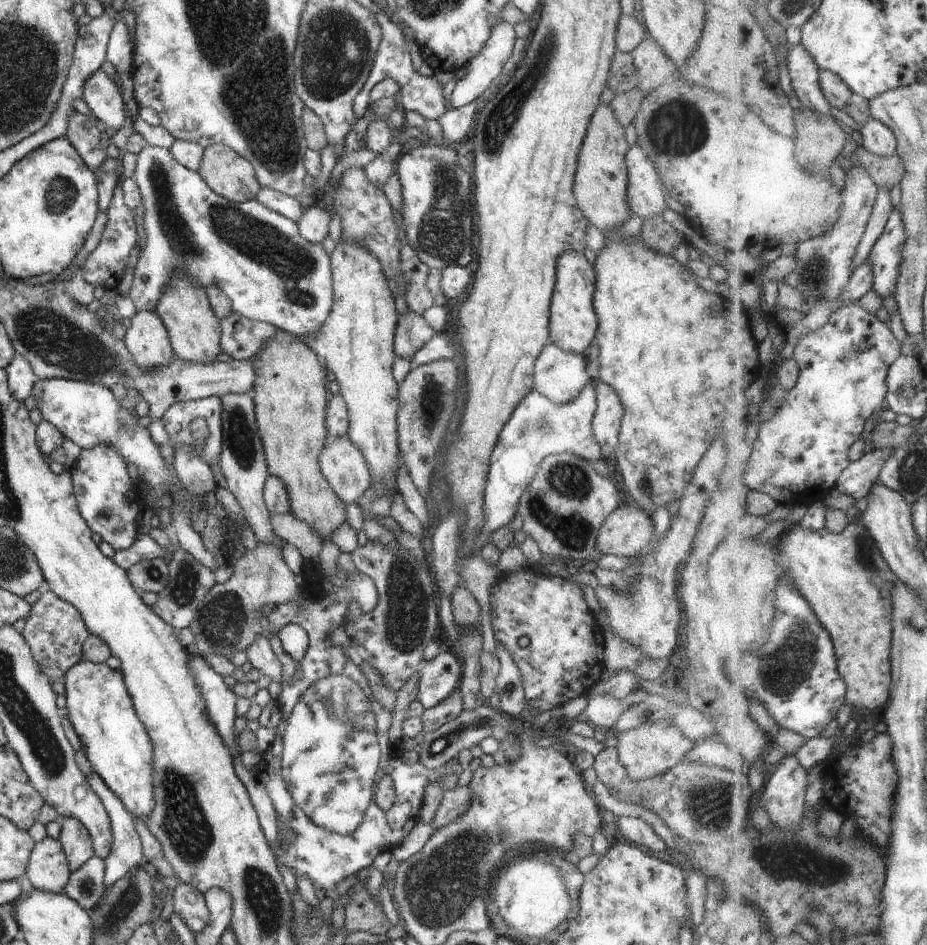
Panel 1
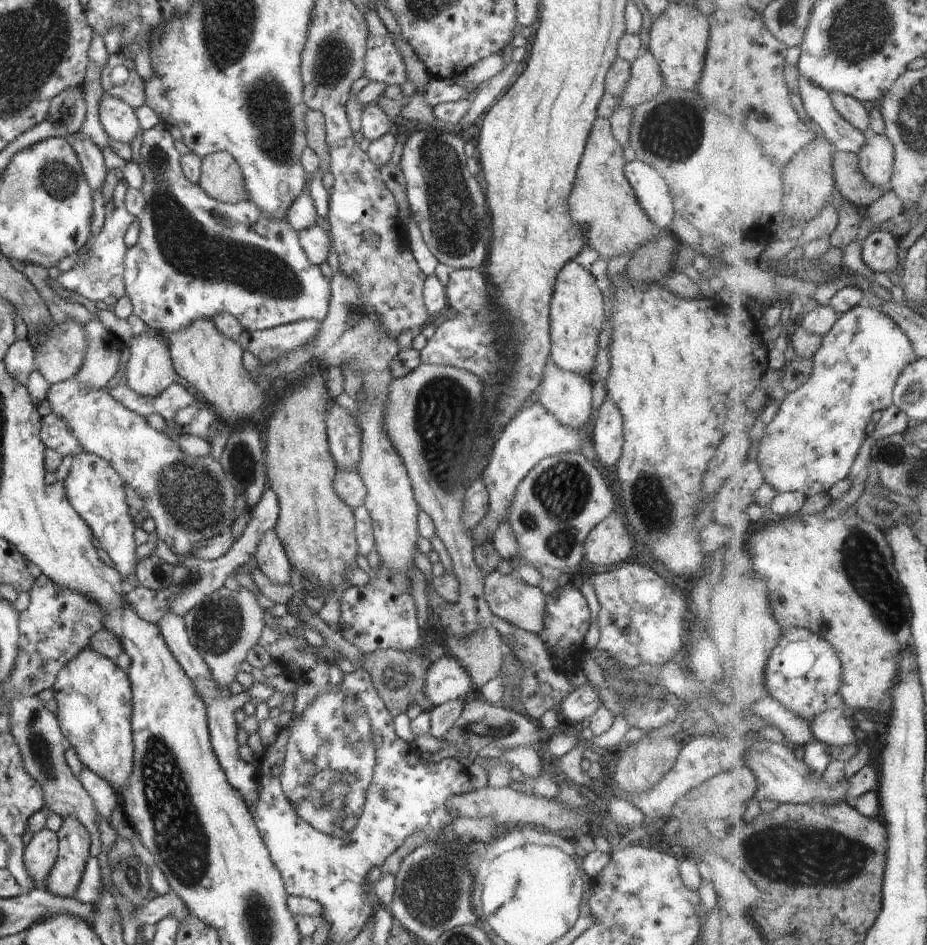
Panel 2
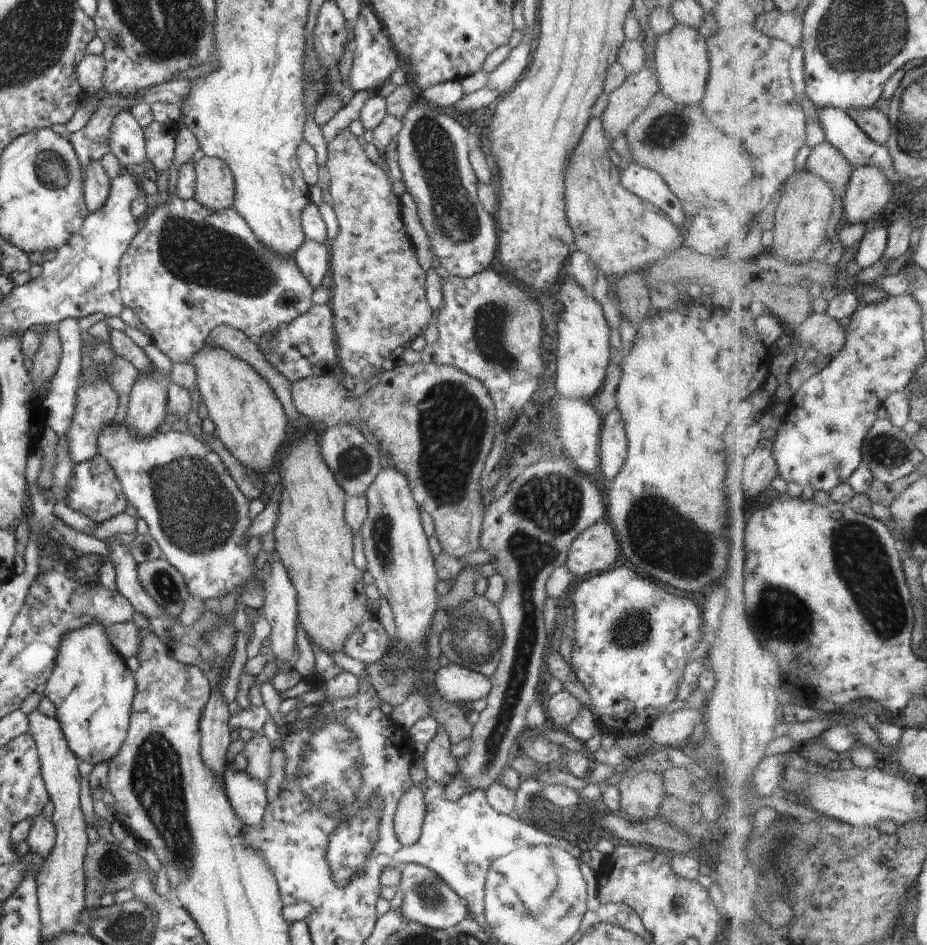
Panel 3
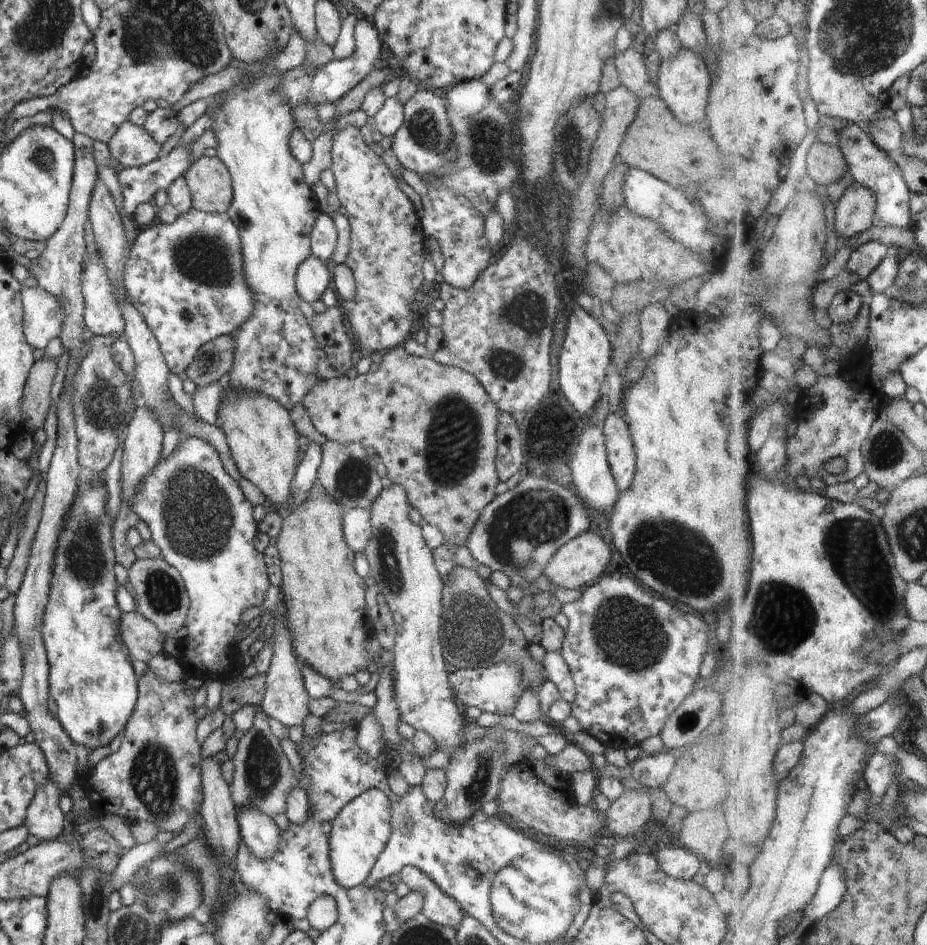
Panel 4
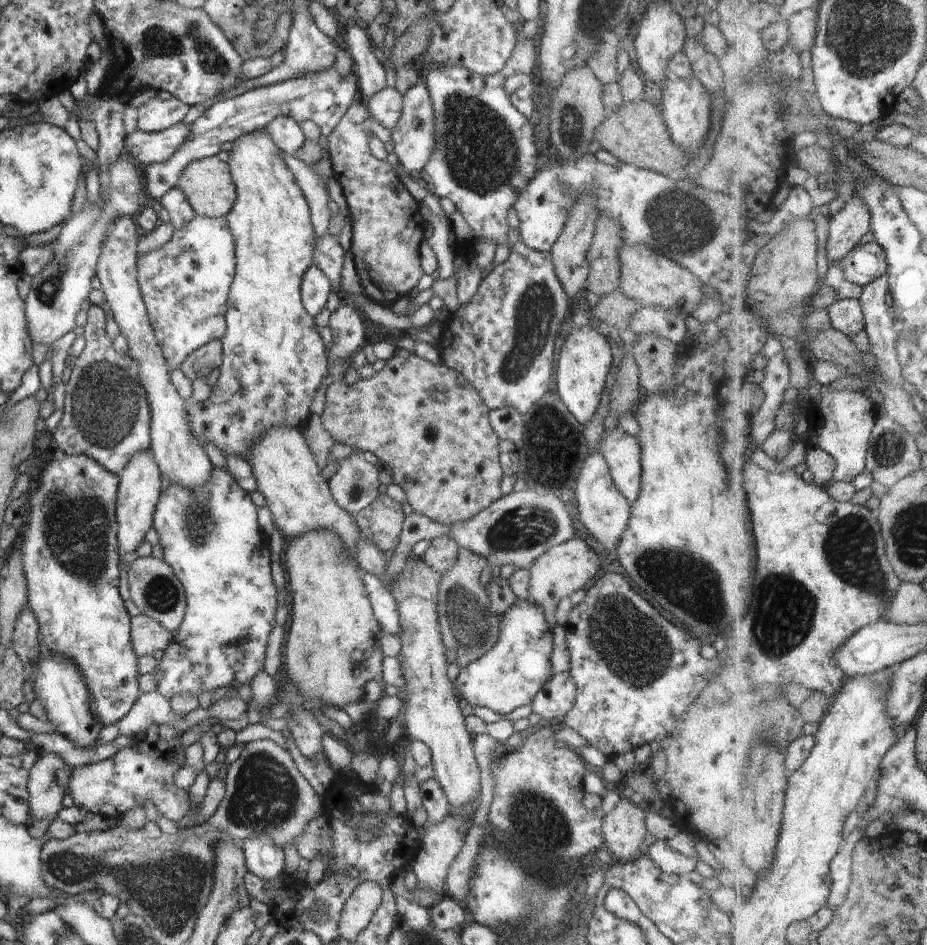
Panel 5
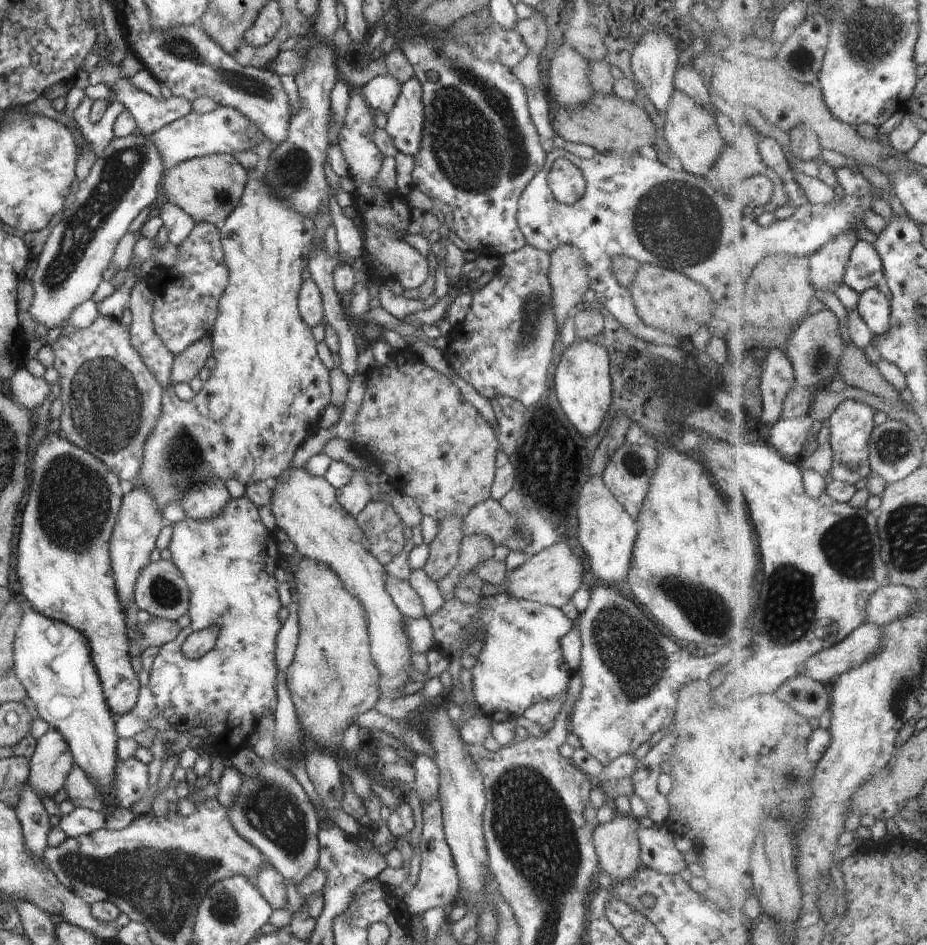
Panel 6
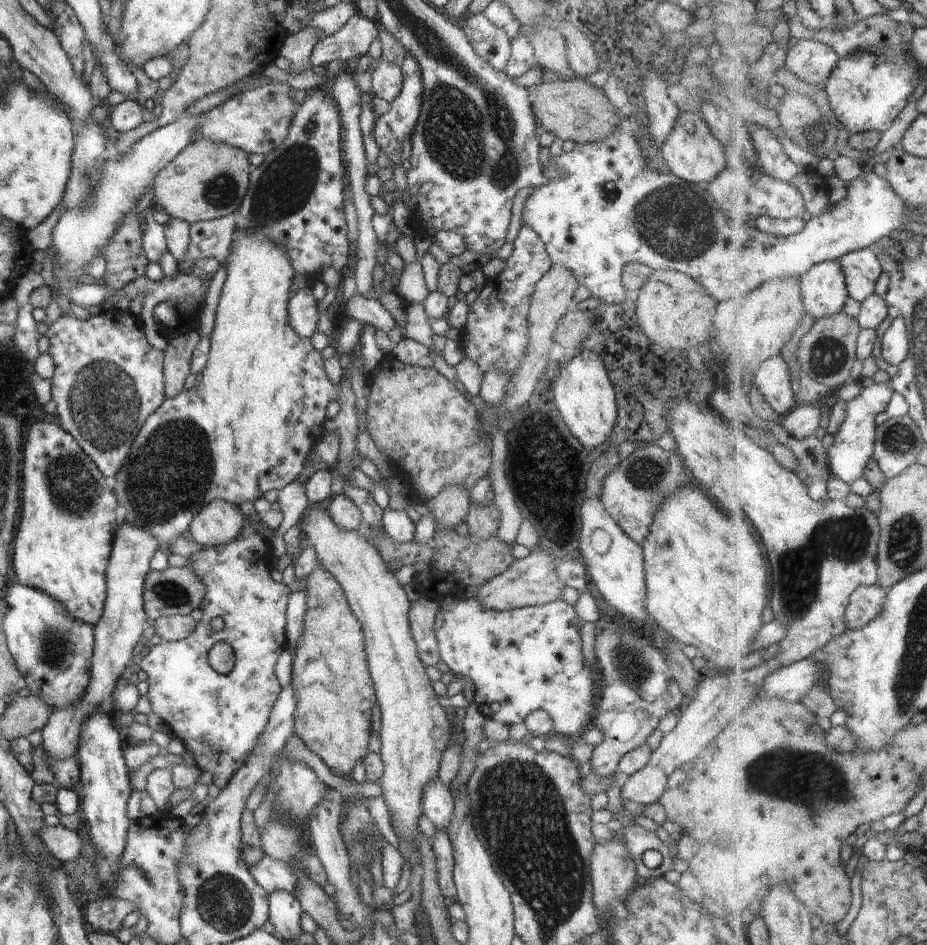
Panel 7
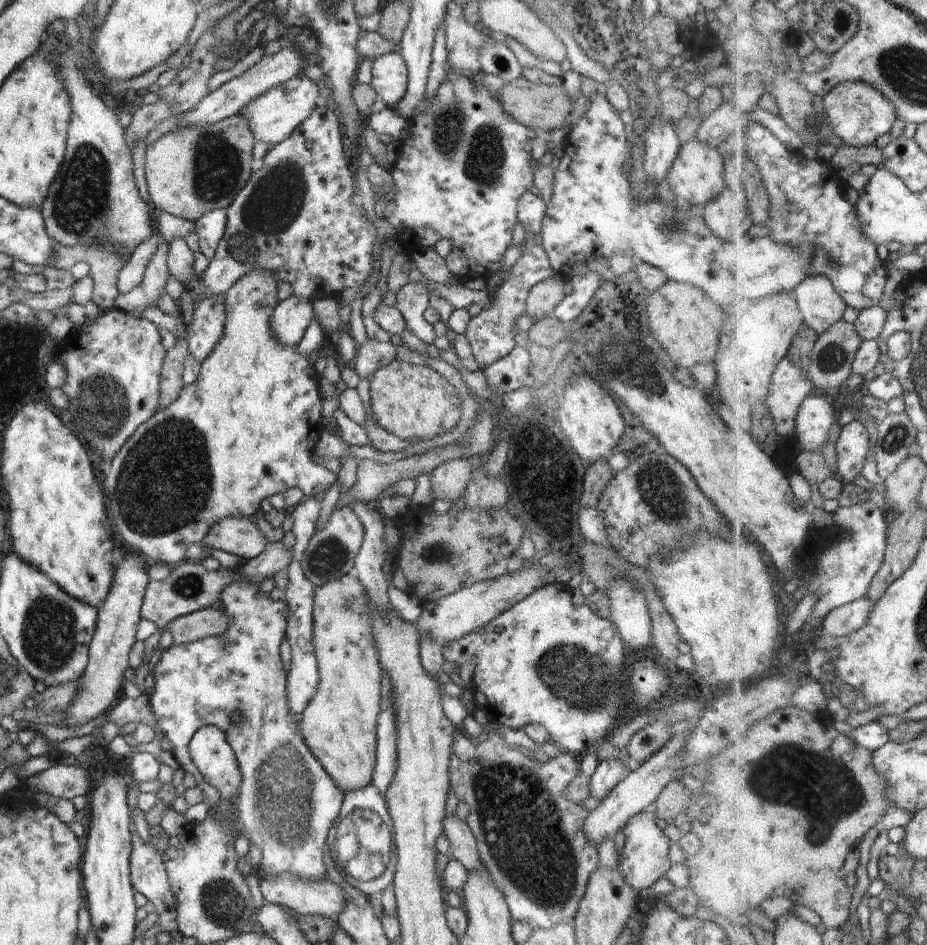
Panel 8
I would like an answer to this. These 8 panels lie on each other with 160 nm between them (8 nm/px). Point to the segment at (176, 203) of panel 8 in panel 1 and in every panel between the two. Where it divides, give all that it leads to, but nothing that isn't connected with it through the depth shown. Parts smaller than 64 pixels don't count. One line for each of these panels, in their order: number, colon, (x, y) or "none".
1: (224, 170)
2: (221, 178)
3: (215, 188)
4: (209, 180)
5: (207, 183)
6: (208, 188)
7: (207, 180)

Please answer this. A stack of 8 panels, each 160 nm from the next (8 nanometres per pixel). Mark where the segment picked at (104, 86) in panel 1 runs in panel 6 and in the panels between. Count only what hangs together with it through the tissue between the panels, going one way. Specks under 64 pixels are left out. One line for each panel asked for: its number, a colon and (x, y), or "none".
2: (119, 120)
3: (126, 139)
4: (131, 146)
5: (146, 148)
6: (225, 130)

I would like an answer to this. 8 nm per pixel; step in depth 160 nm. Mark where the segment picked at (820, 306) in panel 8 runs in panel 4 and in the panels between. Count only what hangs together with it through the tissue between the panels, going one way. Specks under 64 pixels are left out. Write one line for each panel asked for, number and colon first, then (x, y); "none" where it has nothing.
4: (857, 211)
5: (848, 226)
6: (829, 266)
7: (825, 290)

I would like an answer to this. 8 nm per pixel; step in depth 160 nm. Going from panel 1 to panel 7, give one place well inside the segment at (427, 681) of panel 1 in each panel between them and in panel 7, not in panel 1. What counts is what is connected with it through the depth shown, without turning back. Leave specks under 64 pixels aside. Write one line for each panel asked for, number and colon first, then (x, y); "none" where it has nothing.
2: (446, 679)
3: (455, 684)
4: (496, 689)
5: (509, 676)
6: (521, 663)
7: (522, 660)

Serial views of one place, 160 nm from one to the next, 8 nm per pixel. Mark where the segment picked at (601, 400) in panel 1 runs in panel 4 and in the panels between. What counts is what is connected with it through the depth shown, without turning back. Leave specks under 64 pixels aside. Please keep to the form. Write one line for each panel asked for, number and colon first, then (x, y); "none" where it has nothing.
2: (608, 441)
3: (613, 444)
4: (621, 455)

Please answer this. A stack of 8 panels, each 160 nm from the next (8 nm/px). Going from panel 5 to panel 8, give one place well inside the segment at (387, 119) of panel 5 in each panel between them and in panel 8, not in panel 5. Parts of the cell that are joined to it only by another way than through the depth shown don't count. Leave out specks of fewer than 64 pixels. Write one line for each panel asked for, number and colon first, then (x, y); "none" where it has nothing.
6: (382, 92)
7: (387, 80)
8: (390, 75)

